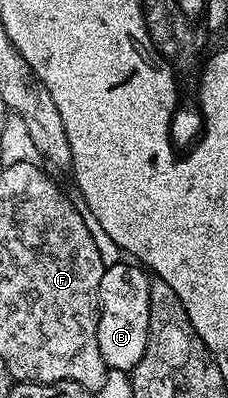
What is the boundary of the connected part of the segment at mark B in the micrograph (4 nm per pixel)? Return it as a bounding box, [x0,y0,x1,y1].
[97,262,151,373]

